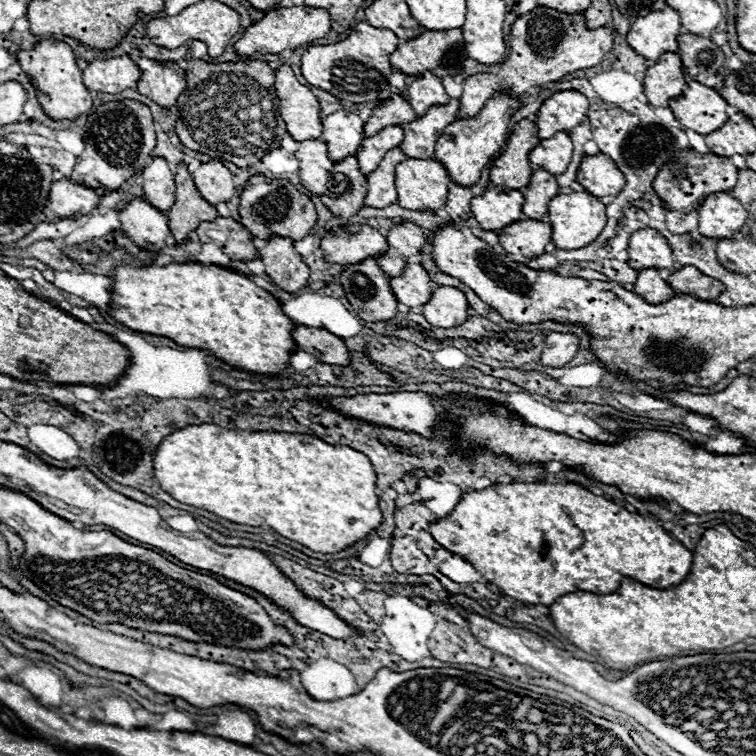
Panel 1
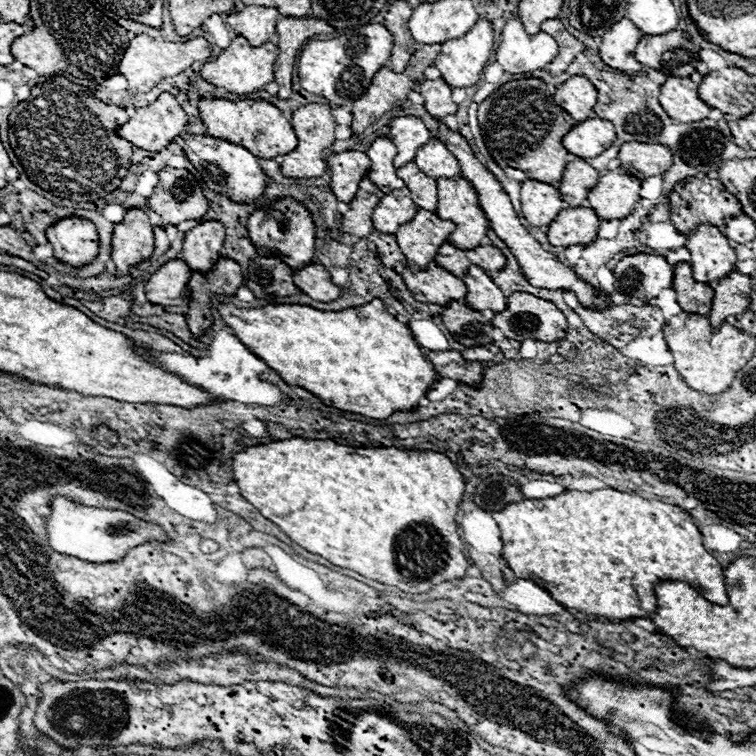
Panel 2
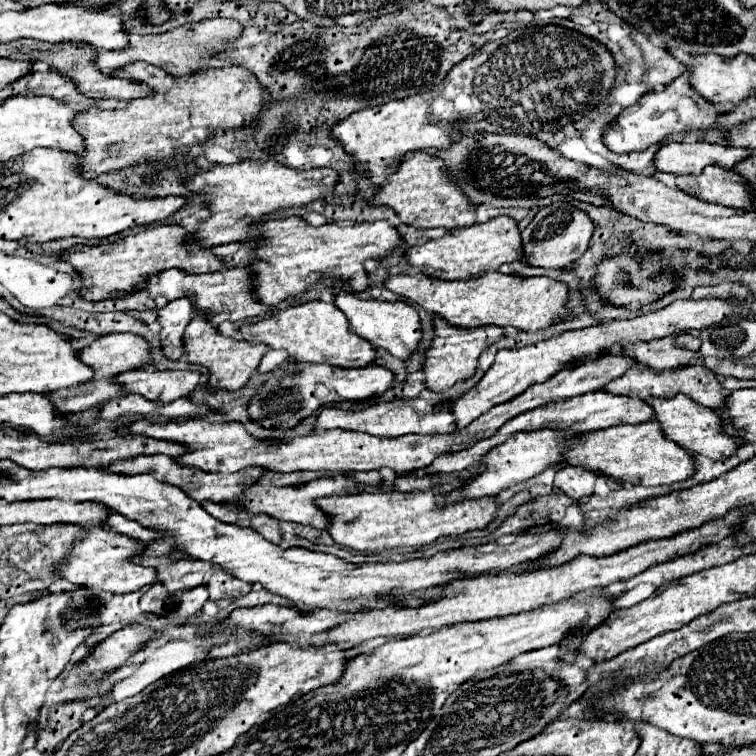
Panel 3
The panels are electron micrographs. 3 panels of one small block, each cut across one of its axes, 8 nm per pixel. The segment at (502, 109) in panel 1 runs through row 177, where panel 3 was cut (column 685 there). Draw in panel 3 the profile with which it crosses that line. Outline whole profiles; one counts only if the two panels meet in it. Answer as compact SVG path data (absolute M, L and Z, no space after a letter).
M656 420L636 426L612 426L608 430L588 432L570 442L566 456L568 464L612 476L618 482L632 482L642 486L658 486L688 480L694 472L694 456L676 442L668 440Z

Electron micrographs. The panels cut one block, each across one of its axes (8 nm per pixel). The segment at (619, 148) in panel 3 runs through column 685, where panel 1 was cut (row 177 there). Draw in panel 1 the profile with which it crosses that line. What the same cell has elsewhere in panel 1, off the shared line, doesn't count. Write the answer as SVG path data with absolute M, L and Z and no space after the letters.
M114 100L92 110L84 124L86 148L74 166L72 178L90 188L104 188L112 192L128 178L140 174L152 160L150 152L156 146L156 130L150 108L134 100Z

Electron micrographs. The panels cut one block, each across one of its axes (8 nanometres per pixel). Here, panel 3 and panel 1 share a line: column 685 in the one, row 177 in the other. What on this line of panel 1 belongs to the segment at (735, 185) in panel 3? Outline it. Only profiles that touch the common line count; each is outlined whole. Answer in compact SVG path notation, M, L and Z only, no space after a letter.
M186 164L176 166L176 202L168 210L168 226L178 244L184 244L190 234L202 224L218 218L218 212L196 190Z

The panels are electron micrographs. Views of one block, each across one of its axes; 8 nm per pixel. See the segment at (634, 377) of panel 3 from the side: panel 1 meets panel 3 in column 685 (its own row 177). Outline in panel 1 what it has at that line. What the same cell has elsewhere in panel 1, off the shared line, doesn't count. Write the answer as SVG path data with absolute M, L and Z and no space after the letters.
M400 148L388 150L384 160L380 162L380 168L372 172L372 176L366 176L368 180L368 194L364 204L370 208L386 208L396 202L396 184L394 184L394 168L406 160L404 152Z

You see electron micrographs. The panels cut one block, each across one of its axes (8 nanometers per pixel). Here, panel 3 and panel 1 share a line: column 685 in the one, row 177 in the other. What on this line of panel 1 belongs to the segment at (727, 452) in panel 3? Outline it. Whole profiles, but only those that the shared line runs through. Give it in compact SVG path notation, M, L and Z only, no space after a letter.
M406 158L396 166L398 204L406 210L436 214L446 204L450 178L436 160Z

